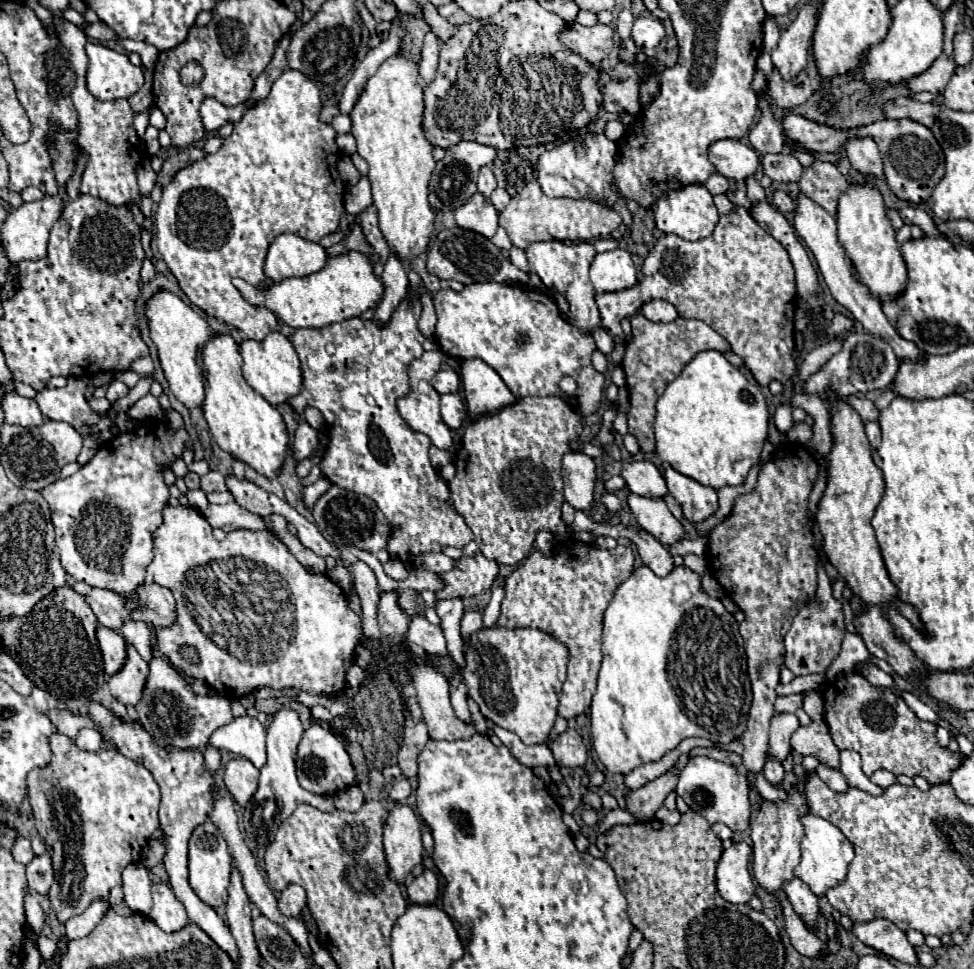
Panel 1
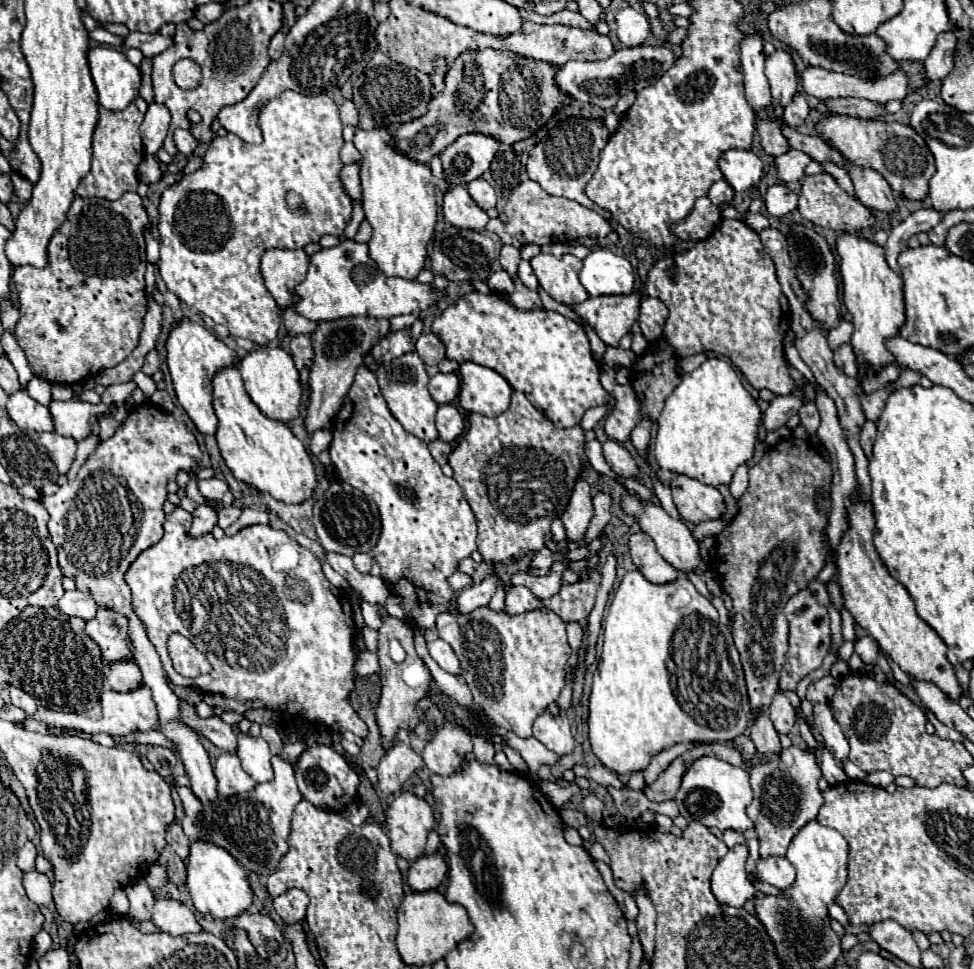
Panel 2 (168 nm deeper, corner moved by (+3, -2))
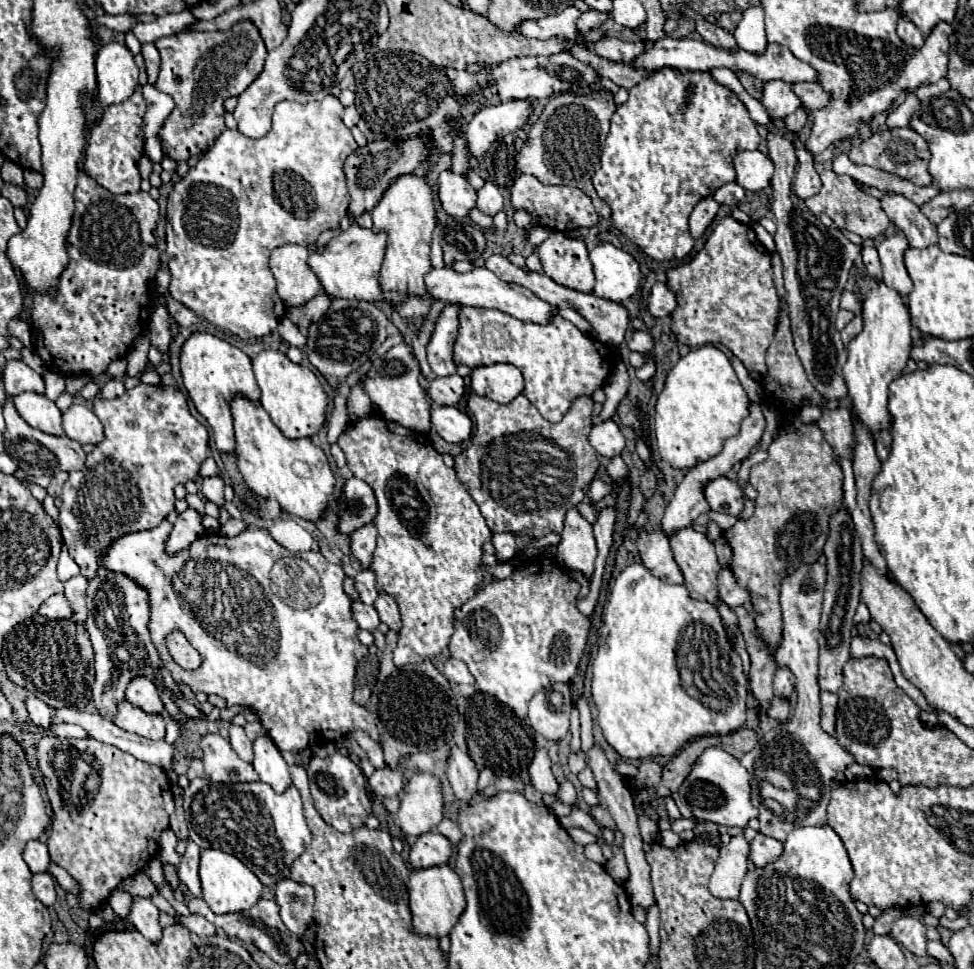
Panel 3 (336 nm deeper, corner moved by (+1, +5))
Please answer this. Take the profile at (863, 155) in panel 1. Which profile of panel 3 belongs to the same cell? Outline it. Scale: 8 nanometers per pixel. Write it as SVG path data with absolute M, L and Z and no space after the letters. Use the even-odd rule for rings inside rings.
M885 195L879 199L889 219L907 235L911 247L925 249L937 243L937 227L919 211L919 207L907 201L903 195Z

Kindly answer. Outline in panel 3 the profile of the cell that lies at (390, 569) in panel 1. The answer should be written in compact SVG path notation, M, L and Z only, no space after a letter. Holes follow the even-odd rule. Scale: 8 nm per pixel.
M379 591L379 595L377 595L377 599L375 599L373 607L377 609L377 613L379 613L381 621L383 621L385 625L389 625L389 629L399 631L399 627L401 627L401 619L399 619L399 607L397 607L395 599L393 599L389 593Z

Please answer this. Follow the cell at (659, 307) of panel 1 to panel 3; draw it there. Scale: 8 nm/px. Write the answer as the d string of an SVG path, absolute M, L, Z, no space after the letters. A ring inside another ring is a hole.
M657 281L651 289L651 295L647 299L647 309L653 317L667 317L677 307L675 293L661 281Z

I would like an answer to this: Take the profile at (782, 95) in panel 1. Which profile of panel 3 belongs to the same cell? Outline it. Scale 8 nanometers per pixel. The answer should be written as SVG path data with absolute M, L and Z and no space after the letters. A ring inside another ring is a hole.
M799 107L795 113L787 115L787 117L785 117L785 123L787 123L789 131L799 133L799 131L803 129L803 125L807 123L807 111L805 111L805 107Z

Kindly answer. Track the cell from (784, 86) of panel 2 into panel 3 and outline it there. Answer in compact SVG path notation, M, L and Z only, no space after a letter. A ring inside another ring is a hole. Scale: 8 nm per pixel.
M775 79L765 83L763 105L773 117L787 117L801 105L801 99L793 93L791 83Z

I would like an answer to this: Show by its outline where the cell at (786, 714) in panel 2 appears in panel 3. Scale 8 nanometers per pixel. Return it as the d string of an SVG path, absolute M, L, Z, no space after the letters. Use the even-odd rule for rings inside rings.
M777 669L775 671L775 679L773 679L773 689L775 689L775 697L789 701L793 695L793 675L787 669Z

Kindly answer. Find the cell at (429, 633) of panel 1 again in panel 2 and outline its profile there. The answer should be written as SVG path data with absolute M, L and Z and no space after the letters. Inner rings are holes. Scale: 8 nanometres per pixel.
M437 638L437 640L427 642L427 648L429 648L431 658L433 658L443 670L447 670L447 672L451 672L451 674L455 674L455 676L461 674L459 660L457 660L457 656L453 654L453 650L451 650L451 646L449 646L447 642L443 642L443 640Z

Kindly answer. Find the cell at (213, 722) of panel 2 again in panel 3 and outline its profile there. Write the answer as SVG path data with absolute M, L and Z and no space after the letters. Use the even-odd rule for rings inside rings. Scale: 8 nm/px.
M231 725L229 727L229 739L231 739L231 747L233 747L233 751L241 757L241 759L245 759L245 761L251 761L251 755L253 755L253 751L251 751L251 741L249 741L249 737L245 735L245 731L243 731L243 727L239 727L239 725Z

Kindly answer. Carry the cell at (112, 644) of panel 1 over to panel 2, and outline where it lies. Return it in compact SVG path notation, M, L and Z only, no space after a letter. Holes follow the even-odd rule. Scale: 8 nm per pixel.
M115 662L109 666L109 678L107 678L107 686L111 686L111 690L117 692L129 692L129 690L137 690L137 686L141 686L141 670L135 662Z

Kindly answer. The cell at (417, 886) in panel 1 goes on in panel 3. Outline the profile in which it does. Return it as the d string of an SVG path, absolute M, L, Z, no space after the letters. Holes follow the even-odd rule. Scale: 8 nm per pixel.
M427 833L417 837L415 845L411 847L411 865L413 869L429 869L447 865L453 853L453 845L447 837L439 833Z

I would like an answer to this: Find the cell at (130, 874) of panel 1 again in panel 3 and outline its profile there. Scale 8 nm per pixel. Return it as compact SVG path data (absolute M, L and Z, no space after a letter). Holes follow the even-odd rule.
M133 897L131 909L129 909L129 915L125 917L125 921L131 923L149 941L159 941L161 927L157 923L157 919L159 919L159 909L153 905L151 899Z

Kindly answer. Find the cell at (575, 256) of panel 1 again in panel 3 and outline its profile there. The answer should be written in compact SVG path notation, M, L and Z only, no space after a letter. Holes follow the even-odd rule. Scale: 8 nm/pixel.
M551 233L549 239L539 245L537 255L543 273L555 283L583 293L593 291L595 277L581 239L567 239L563 233Z

